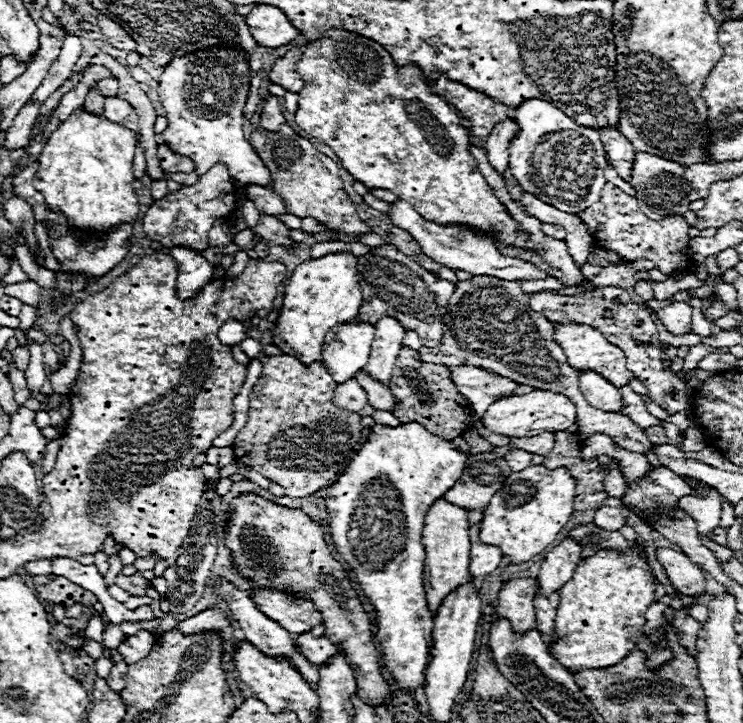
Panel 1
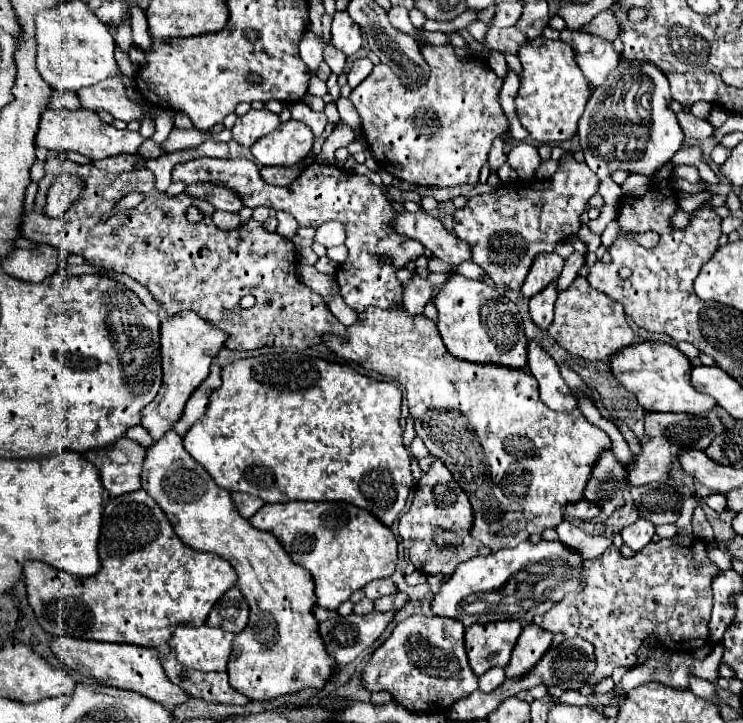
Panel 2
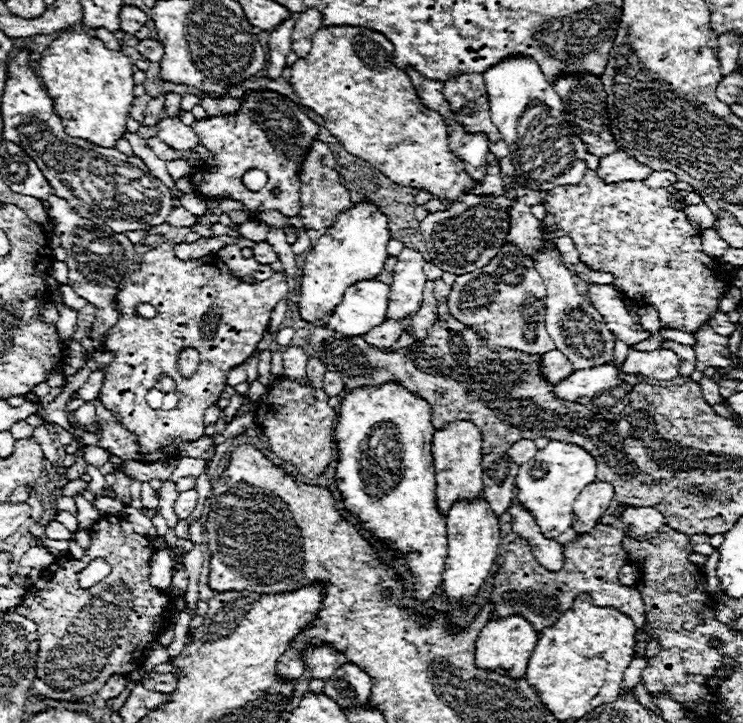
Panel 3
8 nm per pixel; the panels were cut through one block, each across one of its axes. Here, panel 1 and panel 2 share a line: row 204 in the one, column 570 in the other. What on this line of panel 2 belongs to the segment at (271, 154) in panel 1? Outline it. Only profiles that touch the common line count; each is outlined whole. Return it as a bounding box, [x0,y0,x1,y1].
[548,278,634,360]

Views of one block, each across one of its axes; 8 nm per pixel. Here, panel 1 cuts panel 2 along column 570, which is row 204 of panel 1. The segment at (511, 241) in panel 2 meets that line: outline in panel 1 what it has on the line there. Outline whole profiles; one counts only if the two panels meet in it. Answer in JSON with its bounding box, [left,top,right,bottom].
[142,164,236,252]

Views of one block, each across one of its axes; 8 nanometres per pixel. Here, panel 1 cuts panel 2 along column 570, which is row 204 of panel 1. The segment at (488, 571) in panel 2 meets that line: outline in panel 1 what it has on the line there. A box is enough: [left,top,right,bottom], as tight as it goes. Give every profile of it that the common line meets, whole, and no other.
[510,98,608,214]

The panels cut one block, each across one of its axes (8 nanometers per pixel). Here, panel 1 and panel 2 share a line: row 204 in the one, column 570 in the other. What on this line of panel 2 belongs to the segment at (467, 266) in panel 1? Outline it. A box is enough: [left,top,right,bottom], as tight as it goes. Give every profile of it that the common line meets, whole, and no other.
[528,340,578,412]

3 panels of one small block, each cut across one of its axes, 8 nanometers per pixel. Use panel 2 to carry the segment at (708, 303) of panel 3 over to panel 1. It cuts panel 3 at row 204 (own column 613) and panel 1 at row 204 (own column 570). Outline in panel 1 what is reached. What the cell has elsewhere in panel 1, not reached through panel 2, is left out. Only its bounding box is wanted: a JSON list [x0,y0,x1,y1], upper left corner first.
[578,182,696,274]

